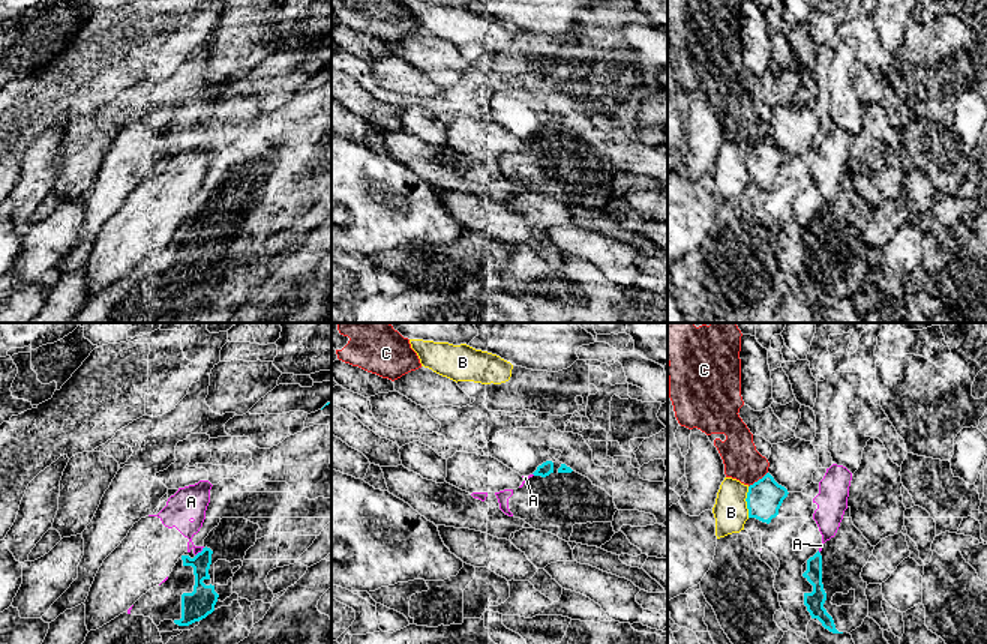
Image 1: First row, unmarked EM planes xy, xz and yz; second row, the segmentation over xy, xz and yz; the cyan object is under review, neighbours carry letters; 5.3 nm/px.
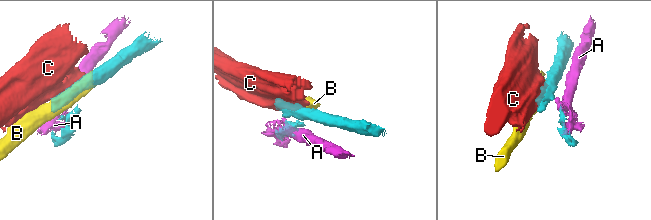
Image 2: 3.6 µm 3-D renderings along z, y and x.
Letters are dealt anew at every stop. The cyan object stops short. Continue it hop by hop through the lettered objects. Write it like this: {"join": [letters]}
{"join": []}

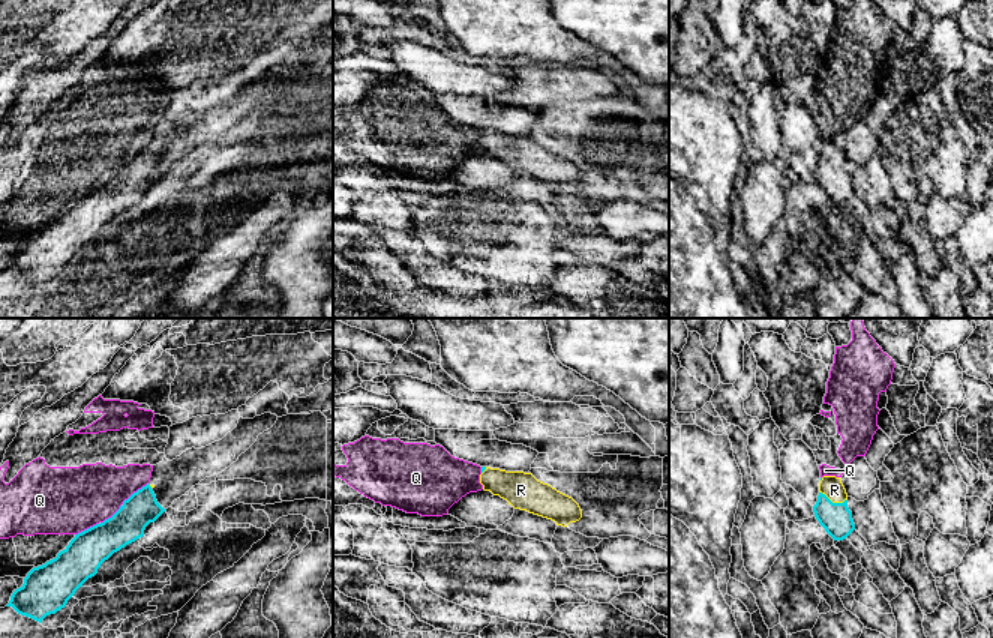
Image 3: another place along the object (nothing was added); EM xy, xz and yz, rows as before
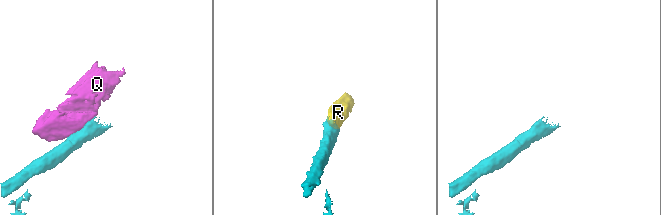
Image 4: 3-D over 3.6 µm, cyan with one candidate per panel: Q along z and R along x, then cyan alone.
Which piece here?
{"join": ["R"]}

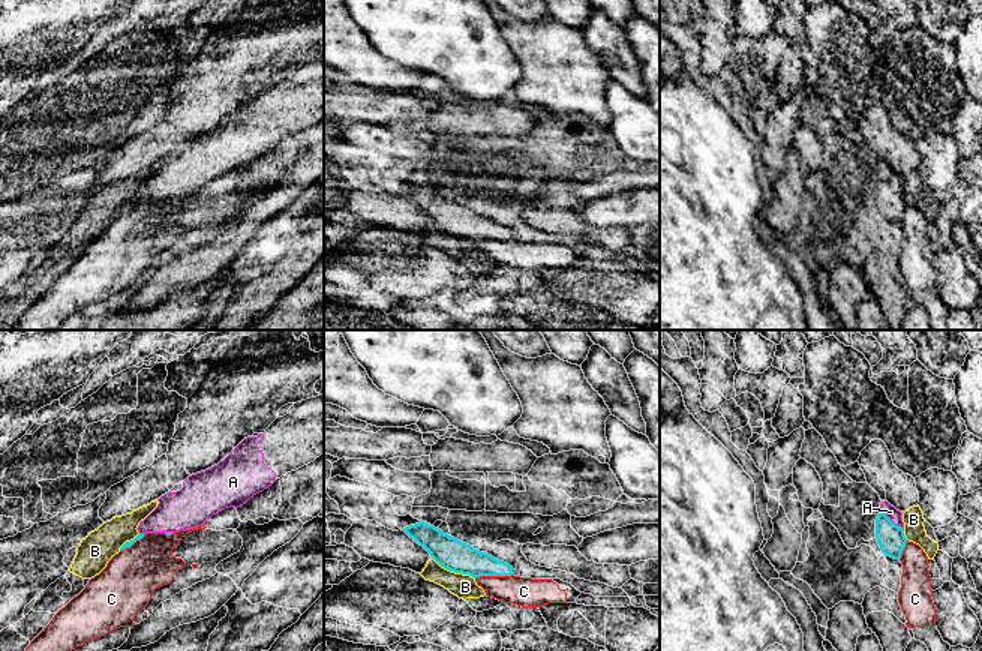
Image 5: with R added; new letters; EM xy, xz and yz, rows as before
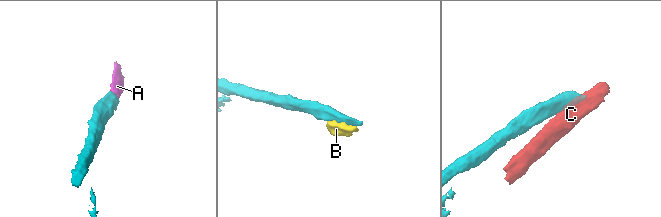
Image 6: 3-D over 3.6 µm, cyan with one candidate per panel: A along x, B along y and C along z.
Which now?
{"join": ["A"]}

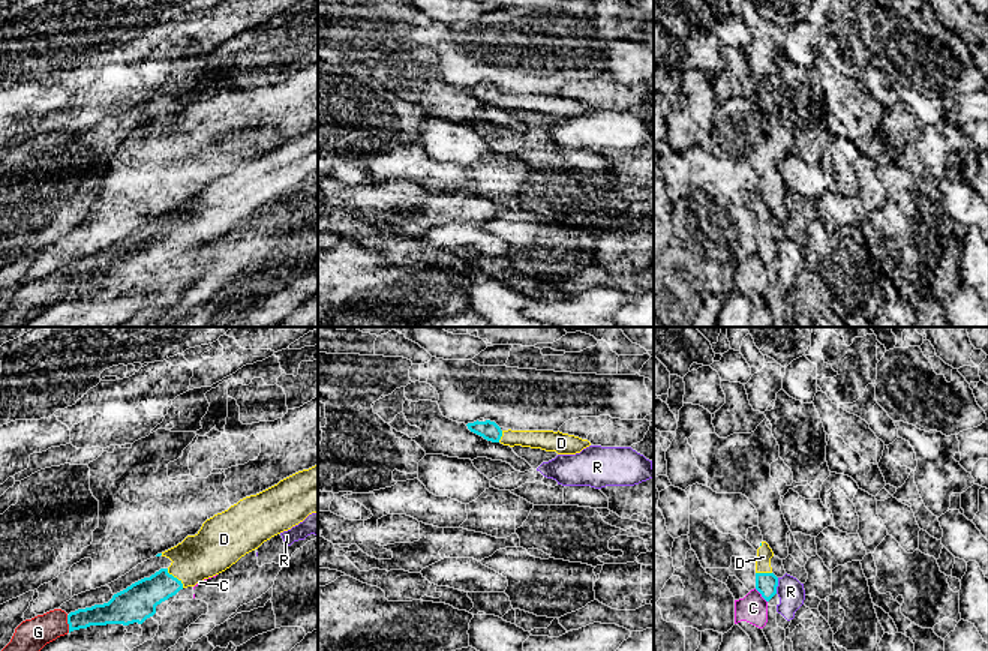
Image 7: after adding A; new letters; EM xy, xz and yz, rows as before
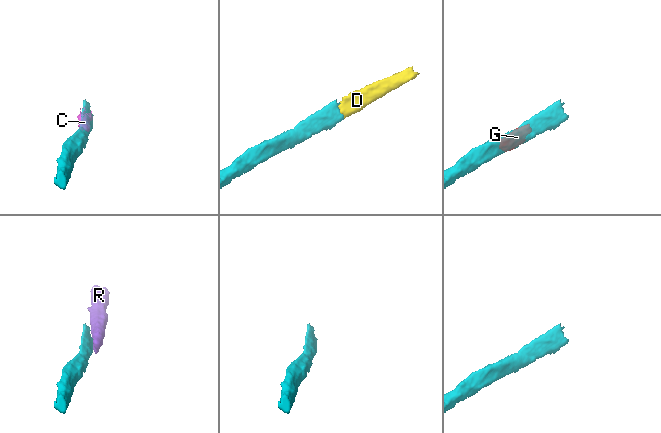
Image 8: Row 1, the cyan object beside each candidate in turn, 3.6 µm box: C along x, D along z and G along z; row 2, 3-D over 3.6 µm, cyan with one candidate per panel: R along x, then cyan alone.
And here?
{"join": ["D"]}

